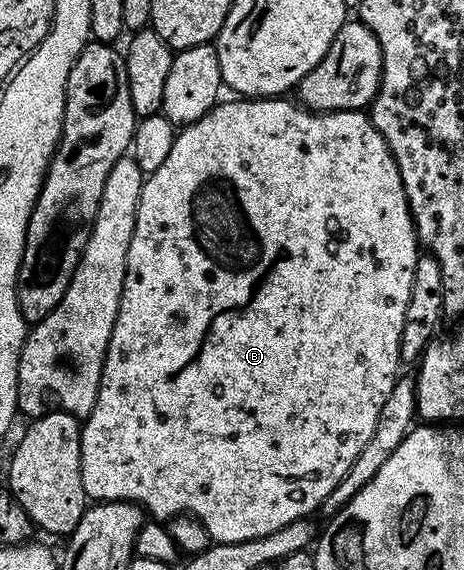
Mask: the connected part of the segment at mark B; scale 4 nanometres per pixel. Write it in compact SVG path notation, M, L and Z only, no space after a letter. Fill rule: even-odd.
M235 97L232 103L220 101L205 117L186 124L176 134L169 157L143 180L141 202L137 205L137 221L133 225L133 241L129 241L129 257L125 265L125 285L121 289L121 301L117 309L117 321L109 337L109 349L105 365L101 369L101 385L93 409L82 420L81 437L81 477L88 500L112 503L135 503L142 507L152 520L166 521L177 515L190 515L208 531L208 537L216 543L236 543L253 541L253 537L265 537L277 533L289 521L306 519L318 512L320 505L333 493L333 489L349 473L357 460L357 455L365 447L366 441L373 436L381 405L385 404L392 392L394 383L401 375L401 325L405 325L405 309L409 309L409 293L413 293L413 269L421 254L421 244L415 234L415 223L411 220L411 210L401 185L401 173L385 137L377 133L371 123L370 114L363 111L328 111L312 113L298 102L290 103L287 97Z

